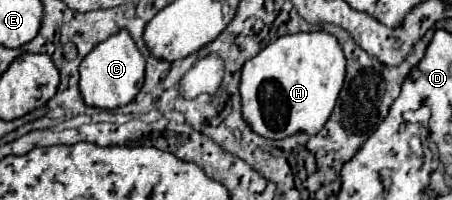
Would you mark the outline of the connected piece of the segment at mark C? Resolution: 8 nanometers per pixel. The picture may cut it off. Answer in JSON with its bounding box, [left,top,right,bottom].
[80,29,144,109]

